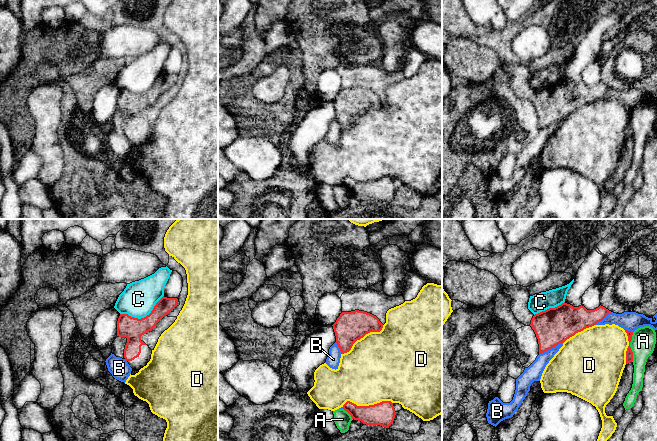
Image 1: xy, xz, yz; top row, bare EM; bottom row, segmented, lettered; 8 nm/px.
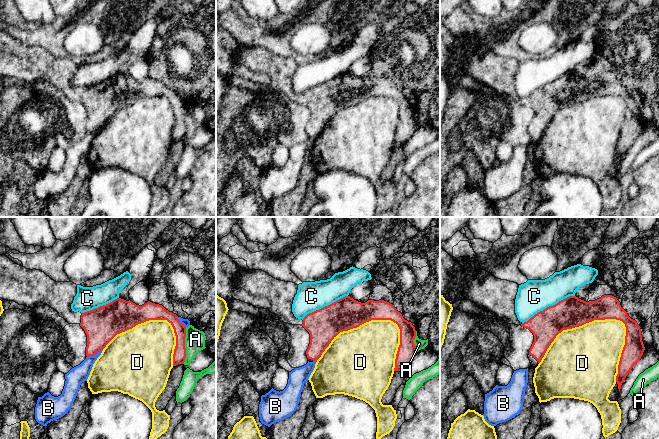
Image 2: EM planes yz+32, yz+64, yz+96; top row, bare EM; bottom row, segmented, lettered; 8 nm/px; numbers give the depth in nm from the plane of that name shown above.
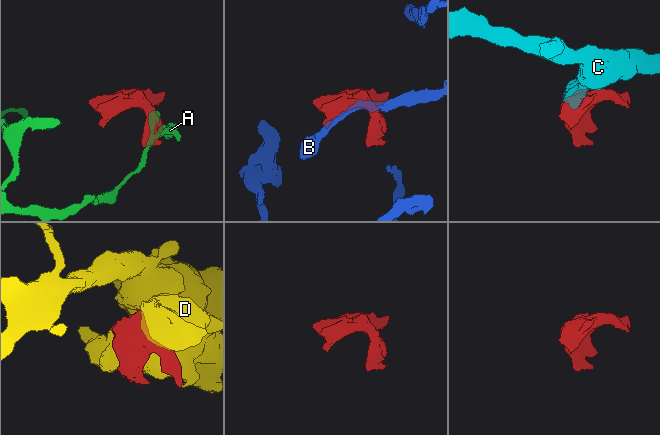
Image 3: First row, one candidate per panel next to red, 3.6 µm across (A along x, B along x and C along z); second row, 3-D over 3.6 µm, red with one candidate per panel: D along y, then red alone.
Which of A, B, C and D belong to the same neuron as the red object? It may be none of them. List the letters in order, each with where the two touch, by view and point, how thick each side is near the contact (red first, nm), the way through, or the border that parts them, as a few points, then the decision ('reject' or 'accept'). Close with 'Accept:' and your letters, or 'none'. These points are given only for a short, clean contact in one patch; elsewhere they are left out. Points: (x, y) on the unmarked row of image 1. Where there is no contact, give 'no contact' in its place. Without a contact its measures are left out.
A: contact yz (630, 123); calibres 60 and 190 nm; reject
B: contact yz (551, 124); calibres 300 and 130 nm; reject
C: contact xy (144, 93); calibres 180 and 280 nm; reject
D: contact xz (367, 182); calibres 190 and 480 nm; reject
Accept: none

